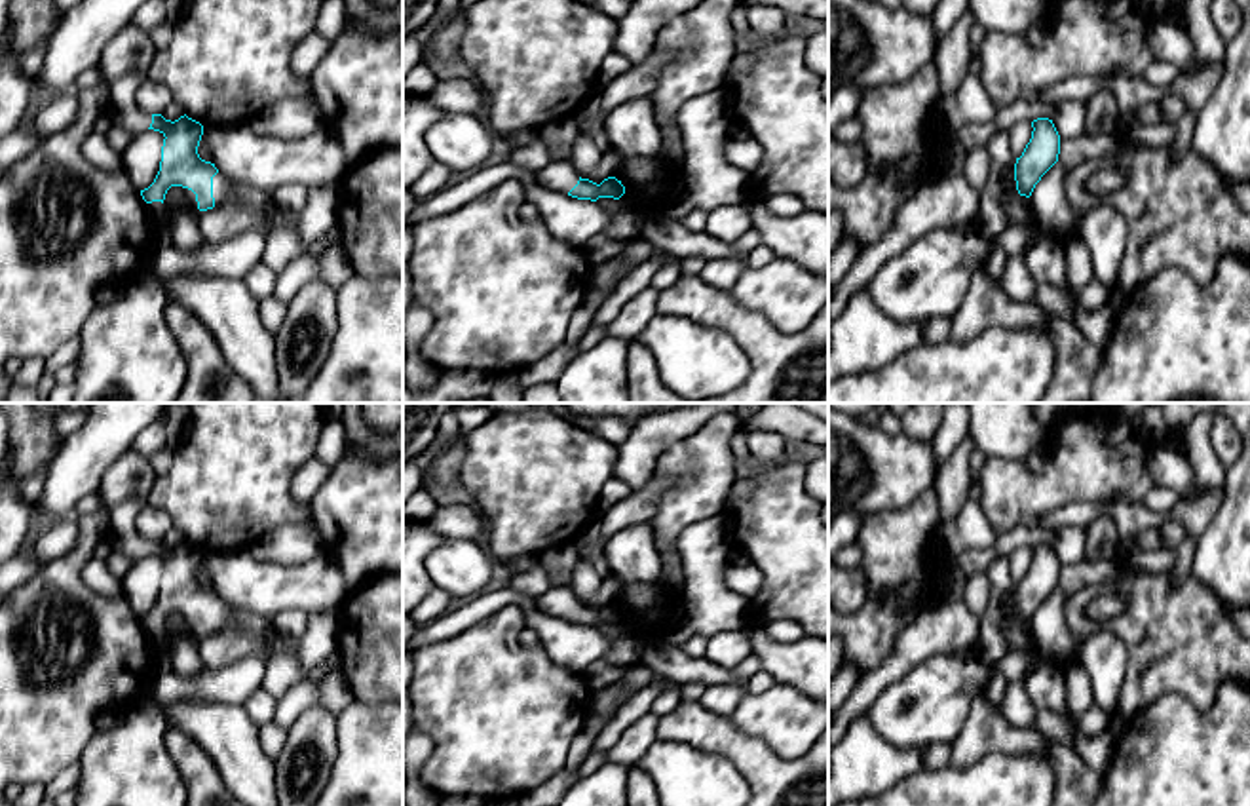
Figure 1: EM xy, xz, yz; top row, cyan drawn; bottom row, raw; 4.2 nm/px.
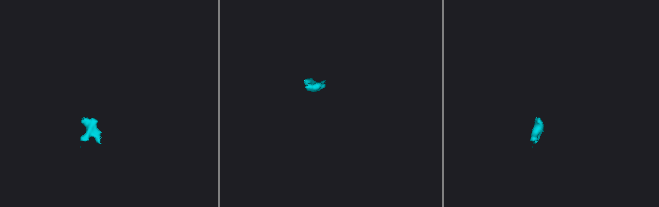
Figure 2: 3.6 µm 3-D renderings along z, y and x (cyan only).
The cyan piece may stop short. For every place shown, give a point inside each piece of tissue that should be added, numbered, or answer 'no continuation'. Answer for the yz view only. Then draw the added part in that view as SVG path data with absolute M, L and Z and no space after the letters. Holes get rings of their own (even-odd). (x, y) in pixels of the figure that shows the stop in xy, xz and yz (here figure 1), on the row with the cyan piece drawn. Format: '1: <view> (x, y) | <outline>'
no continuation

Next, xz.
1: xz (559, 175) | M553 160L541 173L540 181L545 188L568 194L579 181L570 160Z

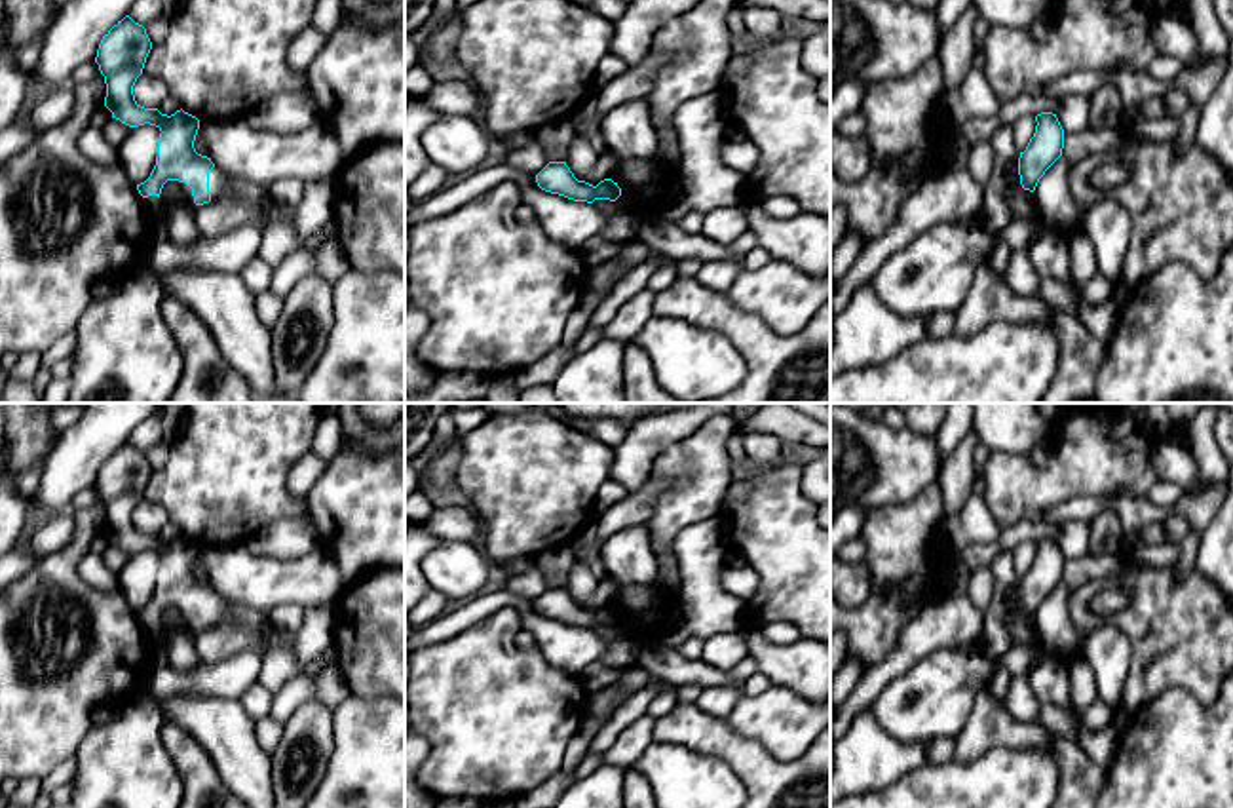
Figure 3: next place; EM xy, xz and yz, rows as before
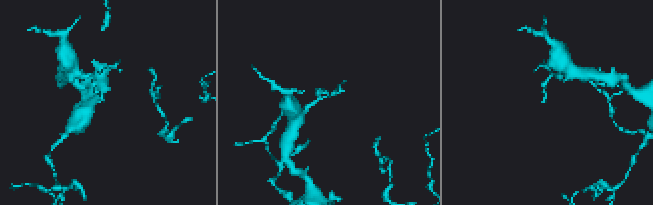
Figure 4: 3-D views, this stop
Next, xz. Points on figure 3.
no continuation

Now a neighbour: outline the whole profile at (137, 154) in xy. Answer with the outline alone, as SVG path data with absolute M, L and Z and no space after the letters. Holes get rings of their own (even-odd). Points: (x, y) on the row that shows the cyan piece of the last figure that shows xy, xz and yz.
M144 124L133 127L118 146L120 165L133 184L141 184L150 177L156 165L160 133L160 127Z

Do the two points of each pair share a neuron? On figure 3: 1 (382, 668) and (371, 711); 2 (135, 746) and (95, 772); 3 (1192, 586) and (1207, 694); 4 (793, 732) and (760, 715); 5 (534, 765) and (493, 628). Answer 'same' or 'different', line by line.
1: different
2: same
3: same
4: same
5: same

